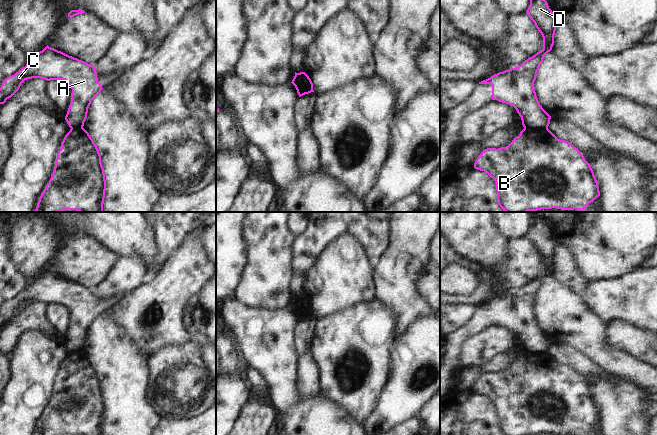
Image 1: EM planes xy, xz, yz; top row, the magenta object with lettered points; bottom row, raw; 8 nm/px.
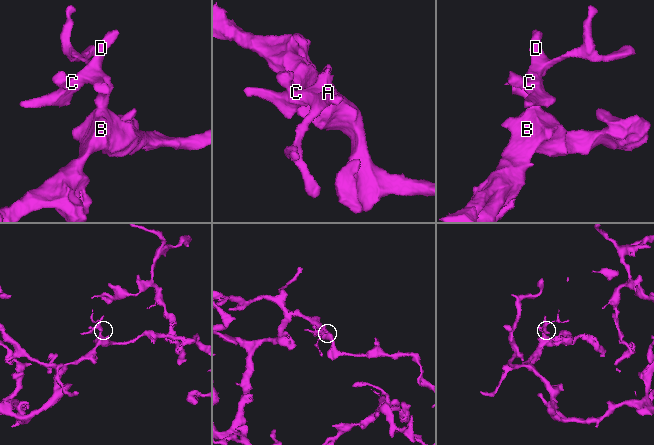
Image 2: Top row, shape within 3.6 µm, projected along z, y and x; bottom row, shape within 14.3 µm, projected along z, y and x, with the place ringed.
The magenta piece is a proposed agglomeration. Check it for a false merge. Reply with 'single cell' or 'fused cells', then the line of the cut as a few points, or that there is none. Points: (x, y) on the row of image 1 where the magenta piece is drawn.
fused cells; cut yz (524, 127), (547, 129)

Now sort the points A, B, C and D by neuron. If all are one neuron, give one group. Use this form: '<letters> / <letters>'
A C D / B

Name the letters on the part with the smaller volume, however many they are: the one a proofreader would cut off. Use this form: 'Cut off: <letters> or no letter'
Cut off: A, C, D

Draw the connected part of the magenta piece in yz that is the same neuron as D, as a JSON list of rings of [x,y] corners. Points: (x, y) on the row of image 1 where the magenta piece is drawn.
[[[530,0],[526,13],[543,37],[543,49],[517,68],[494,74],[479,84],[491,84],[492,99],[513,106],[524,128],[545,130],[548,129],[551,116],[540,105],[534,82],[544,56],[554,45],[557,19],[546,0]]]

